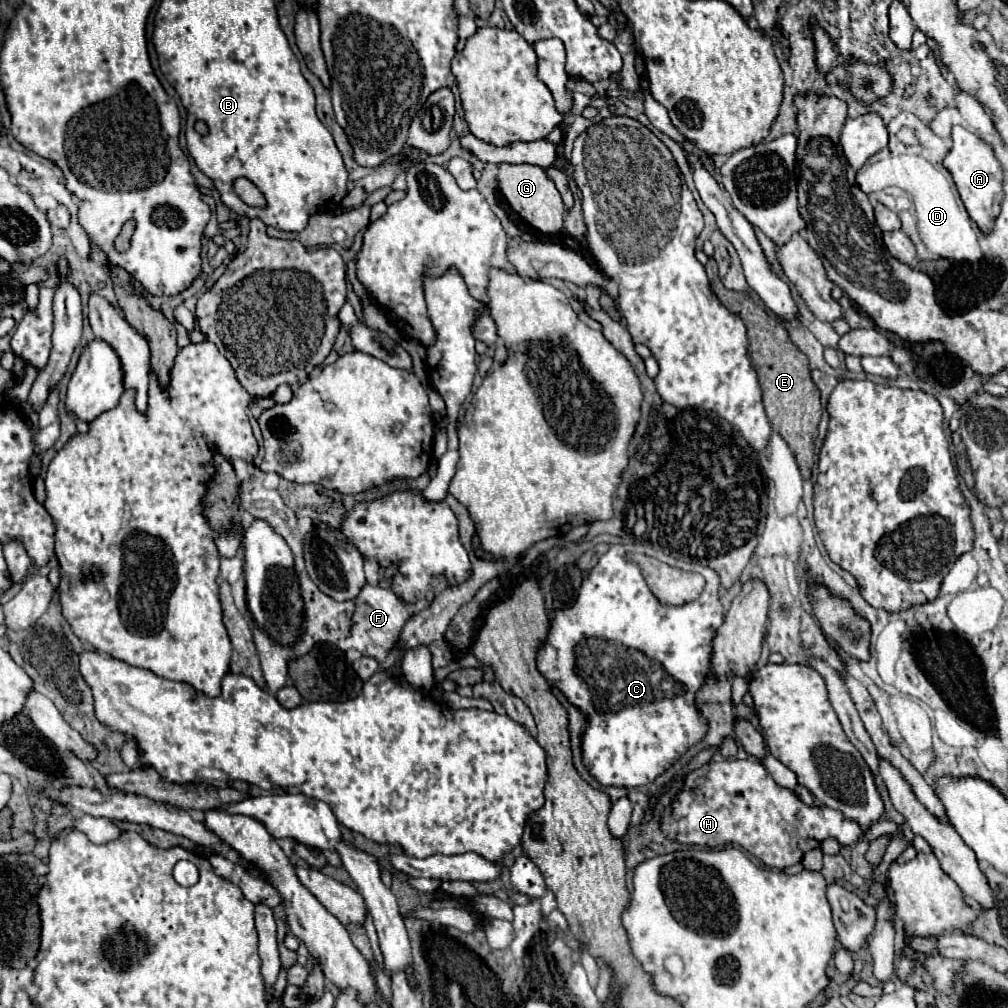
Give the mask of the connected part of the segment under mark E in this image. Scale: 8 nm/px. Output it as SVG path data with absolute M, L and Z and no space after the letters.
M708 258L706 262L706 274L710 278L710 288L714 290L716 297L730 312L742 318L746 330L748 330L748 354L750 362L758 374L762 392L764 392L764 406L768 420L772 424L772 430L780 434L792 454L796 456L798 468L802 478L810 478L812 474L812 464L814 464L814 438L818 434L818 424L820 424L820 392L816 384L810 378L810 368L808 368L808 358L798 350L798 346L788 338L788 330L778 324L766 310L764 306L756 304L754 298L748 294L740 294L734 290L726 290L718 278L718 267L714 258Z

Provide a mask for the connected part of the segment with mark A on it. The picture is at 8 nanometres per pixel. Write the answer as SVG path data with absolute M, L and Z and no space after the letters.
M954 126L952 128L952 140L954 140L954 146L948 152L948 156L944 158L944 168L952 174L956 188L960 192L960 198L962 198L970 218L976 222L976 226L982 230L982 234L988 236L998 214L1000 214L1000 204L1004 198L1002 166L996 160L992 148L986 142L982 142L976 134L968 132L966 128Z

